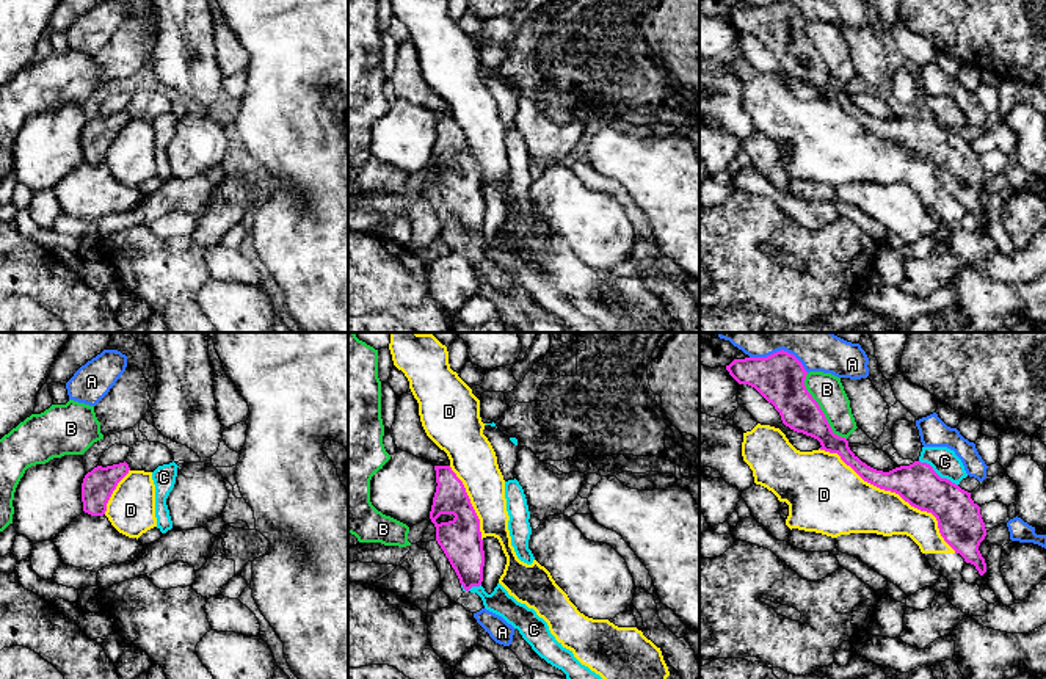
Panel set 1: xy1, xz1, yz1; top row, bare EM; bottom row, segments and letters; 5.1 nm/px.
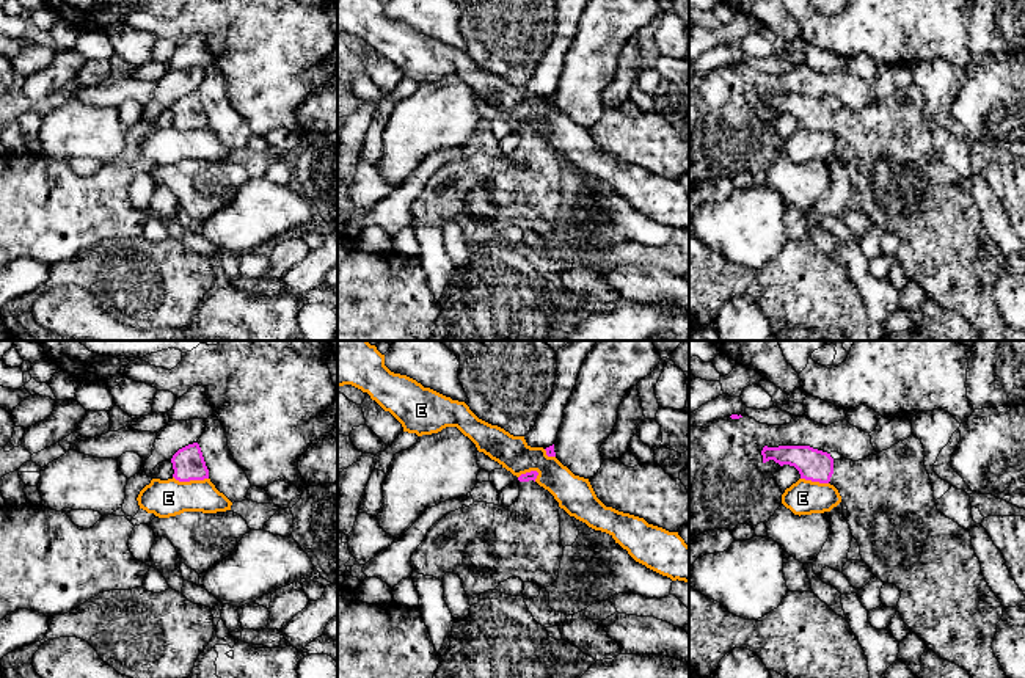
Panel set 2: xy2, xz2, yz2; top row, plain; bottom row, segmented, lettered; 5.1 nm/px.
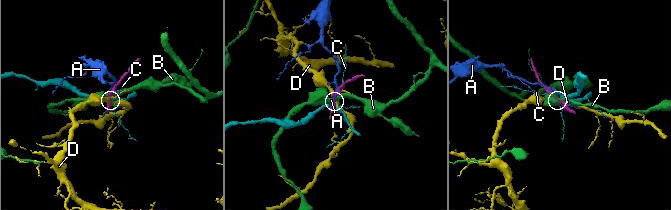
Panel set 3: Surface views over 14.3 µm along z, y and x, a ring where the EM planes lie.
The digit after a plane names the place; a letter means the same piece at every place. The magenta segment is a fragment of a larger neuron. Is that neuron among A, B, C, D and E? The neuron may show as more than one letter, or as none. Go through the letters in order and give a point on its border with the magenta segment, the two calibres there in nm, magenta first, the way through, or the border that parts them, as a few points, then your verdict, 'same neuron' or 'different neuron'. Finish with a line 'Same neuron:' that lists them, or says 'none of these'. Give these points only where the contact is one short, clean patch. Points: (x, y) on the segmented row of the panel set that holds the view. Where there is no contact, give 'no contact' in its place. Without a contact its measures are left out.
A: yz1 (780, 352) | 260/260 nm | different neuron
B: yz1 (820, 410) | 240/160 nm | different neuron
C: yz1 (937, 474) | 220/140 nm | along yz1 (919, 460), (957, 485) | different neuron
D: yz1 (894, 491) | 220/300 nm | different neuron
E: xy2 (190, 479) | 160/190 nm | along xy2 (173, 476), (179, 481), (207, 479) | different neuron
Same neuron: none of these

